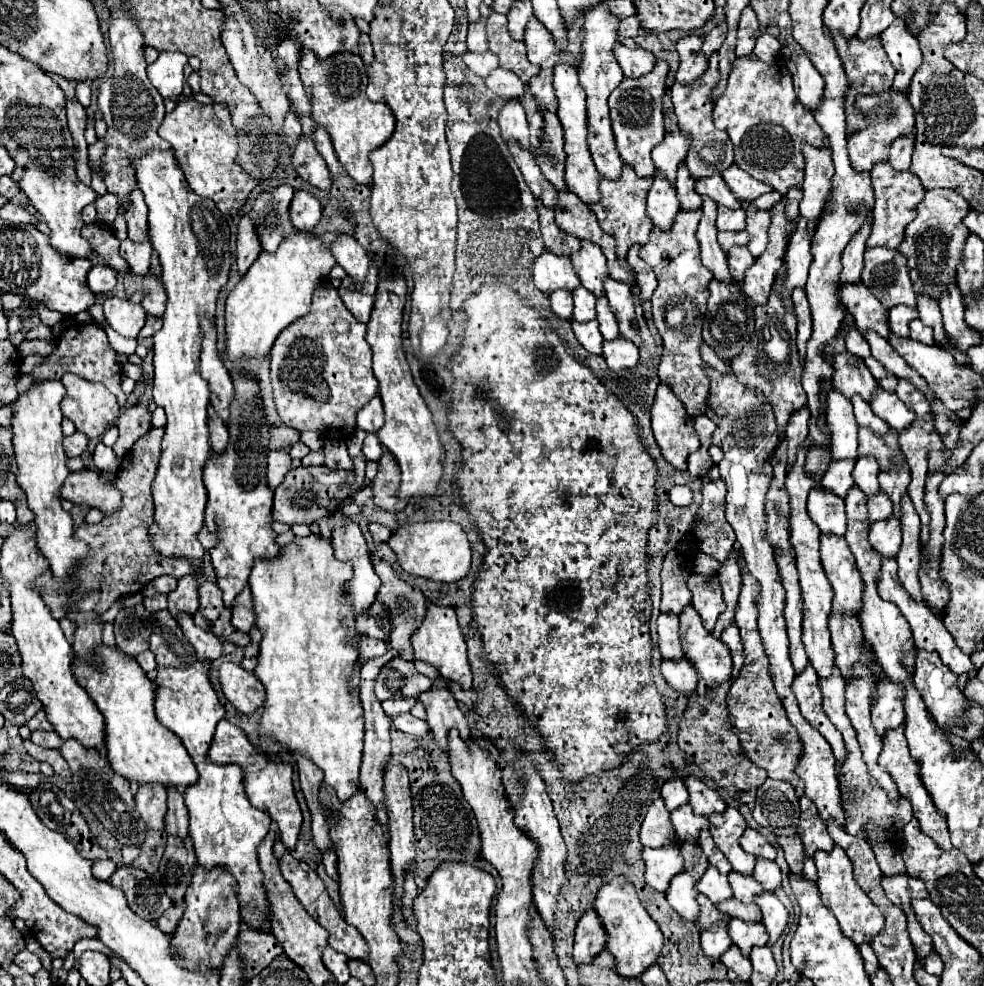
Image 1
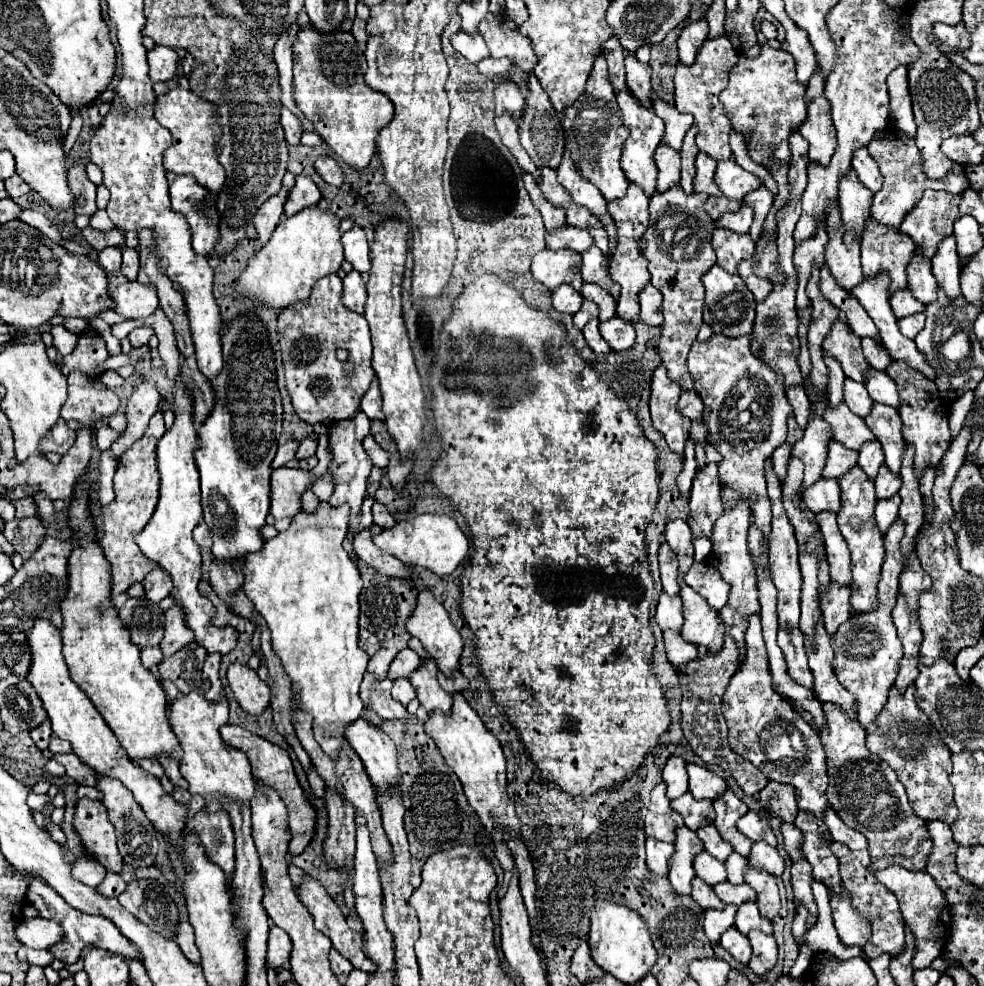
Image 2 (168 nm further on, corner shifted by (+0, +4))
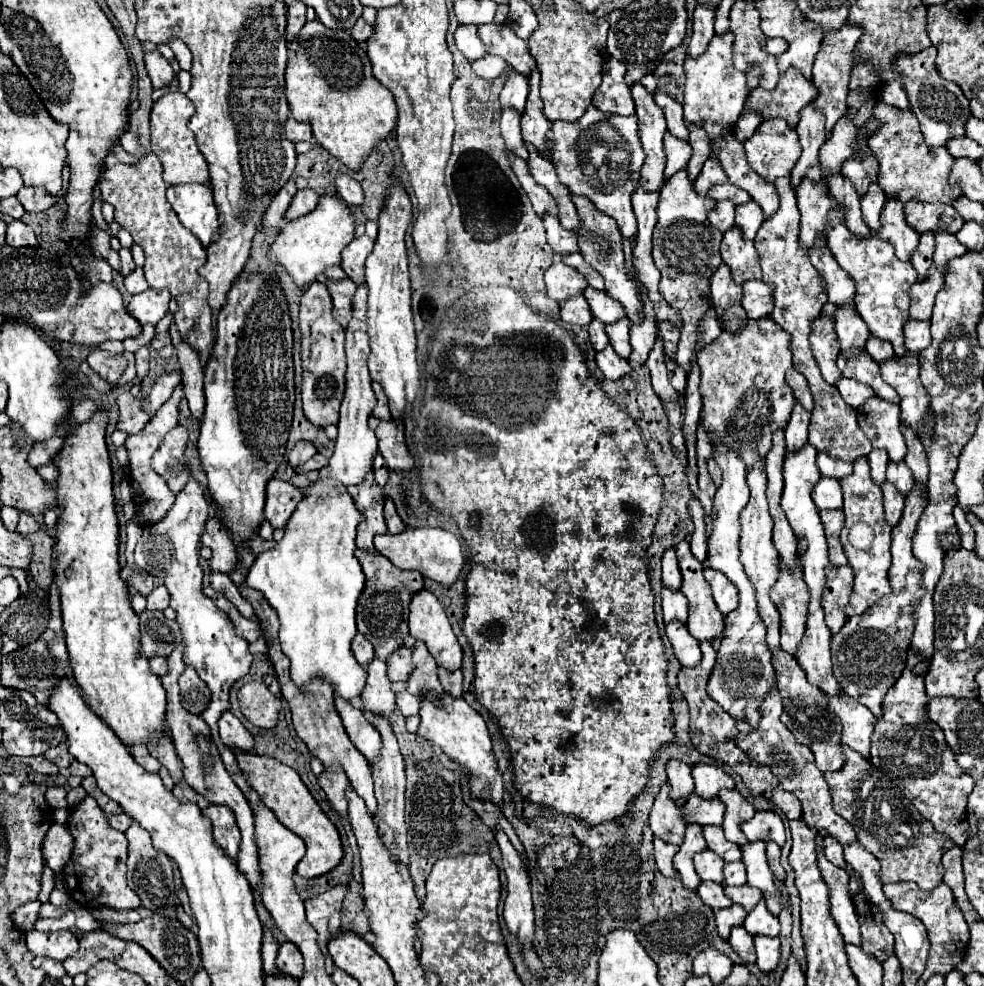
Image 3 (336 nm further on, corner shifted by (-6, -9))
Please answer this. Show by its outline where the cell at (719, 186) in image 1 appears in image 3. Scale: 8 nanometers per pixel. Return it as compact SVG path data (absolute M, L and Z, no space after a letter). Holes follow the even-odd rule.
M707 159L703 169L701 169L701 175L697 177L697 181L693 183L695 191L699 195L707 195L707 191L713 187L713 185L719 185L719 183L727 183L727 175L723 171L723 167L717 163L717 161L711 161Z

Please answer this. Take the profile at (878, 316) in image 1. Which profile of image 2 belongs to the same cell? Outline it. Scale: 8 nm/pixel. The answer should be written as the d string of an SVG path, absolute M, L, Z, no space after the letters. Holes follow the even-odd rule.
M837 204L829 208L827 228L829 228L829 244L825 250L825 264L829 266L835 280L849 290L861 284L863 272L859 260L859 244L853 244L853 248L849 248L849 244L841 240L841 236L845 236L845 226L841 224L841 210L837 208Z

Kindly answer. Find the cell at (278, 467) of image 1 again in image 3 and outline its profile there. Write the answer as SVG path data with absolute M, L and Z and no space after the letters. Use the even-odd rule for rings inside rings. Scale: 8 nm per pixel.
M299 441L293 449L291 449L291 453L289 453L289 465L295 469L297 465L301 465L301 463L305 463L305 461L309 461L313 455L317 453L317 449L313 447L313 443L307 443L307 441Z

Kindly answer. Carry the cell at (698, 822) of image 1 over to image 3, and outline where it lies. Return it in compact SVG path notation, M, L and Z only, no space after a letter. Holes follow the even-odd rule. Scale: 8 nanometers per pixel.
M691 795L687 797L687 801L681 801L679 807L683 809L683 819L687 825L701 825L701 827L707 827L707 825L717 825L721 827L723 825L723 803L719 799L711 799L711 801L703 801L699 795Z

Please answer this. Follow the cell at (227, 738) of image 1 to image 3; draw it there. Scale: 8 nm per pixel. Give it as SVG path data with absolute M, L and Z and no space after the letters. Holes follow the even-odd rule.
M235 751L235 753L237 753L239 767L245 771L247 779L249 779L249 785L259 793L259 797L277 815L277 819L305 841L307 853L299 861L297 873L301 877L311 879L311 877L319 877L319 875L331 871L343 857L339 833L337 833L335 825L327 819L327 815L321 811L321 807L317 805L317 801L313 799L309 789L303 785L297 771L293 771L291 767L283 765L281 761L277 761L273 757L255 755L255 753L247 753L247 751Z

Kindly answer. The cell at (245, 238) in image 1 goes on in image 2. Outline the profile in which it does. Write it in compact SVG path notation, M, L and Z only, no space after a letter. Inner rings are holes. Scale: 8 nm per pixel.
M281 186L281 190L277 192L277 196L269 198L259 210L257 214L253 216L253 224L257 228L257 234L259 234L259 240L257 240L257 248L261 248L273 234L275 226L279 224L281 216L283 216L283 204L287 200L287 192L285 192L285 186Z

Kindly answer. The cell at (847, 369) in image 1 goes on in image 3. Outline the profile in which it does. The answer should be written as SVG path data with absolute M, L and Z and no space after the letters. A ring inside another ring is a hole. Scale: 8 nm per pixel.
M837 309L835 313L835 331L841 343L841 353L849 349L863 349L867 343L867 325L855 313L855 309Z

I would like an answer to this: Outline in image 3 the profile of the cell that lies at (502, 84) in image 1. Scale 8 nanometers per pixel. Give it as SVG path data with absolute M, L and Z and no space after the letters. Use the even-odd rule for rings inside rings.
M487 55L487 57L479 59L479 61L473 61L471 67L475 69L475 73L477 73L479 77L483 77L483 79L487 79L487 81L497 79L497 77L501 77L501 75L505 75L505 73L509 71L507 61L503 61L503 59L499 59L499 57L491 57L491 55Z

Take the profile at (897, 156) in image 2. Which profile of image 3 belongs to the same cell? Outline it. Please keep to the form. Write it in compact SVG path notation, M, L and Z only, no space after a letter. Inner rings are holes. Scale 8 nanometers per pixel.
M877 101L875 117L879 117L885 127L879 133L875 133L875 137L871 137L869 149L879 163L877 183L881 185L881 189L885 191L889 201L901 201L901 203L933 201L933 203L951 205L955 199L959 199L959 195L963 195L959 183L957 185L949 183L949 175L951 175L955 157L951 157L945 147L927 149L923 135L919 131L917 117L911 111L899 113L899 109L895 109L883 101Z

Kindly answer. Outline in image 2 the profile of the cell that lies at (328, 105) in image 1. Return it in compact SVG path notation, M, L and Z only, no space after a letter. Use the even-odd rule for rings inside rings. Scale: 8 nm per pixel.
M311 24L299 30L293 44L293 98L313 122L315 132L353 168L365 168L375 152L377 134L393 118L393 102L363 80L365 54L351 32L317 32Z

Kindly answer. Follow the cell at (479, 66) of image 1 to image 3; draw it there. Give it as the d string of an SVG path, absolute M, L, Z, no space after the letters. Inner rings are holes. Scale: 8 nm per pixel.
M459 25L459 29L455 31L455 45L469 61L475 61L475 59L481 59L487 55L485 45L477 35L475 25Z

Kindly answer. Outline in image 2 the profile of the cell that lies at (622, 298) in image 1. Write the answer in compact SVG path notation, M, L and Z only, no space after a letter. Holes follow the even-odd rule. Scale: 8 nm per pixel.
M593 246L581 254L581 276L589 284L597 284L607 290L613 298L619 298L619 286L609 278L609 264L605 264L605 254Z

